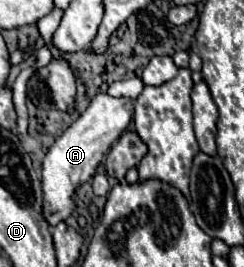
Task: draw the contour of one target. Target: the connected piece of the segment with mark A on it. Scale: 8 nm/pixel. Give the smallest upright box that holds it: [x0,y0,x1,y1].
[42,93,134,225]

